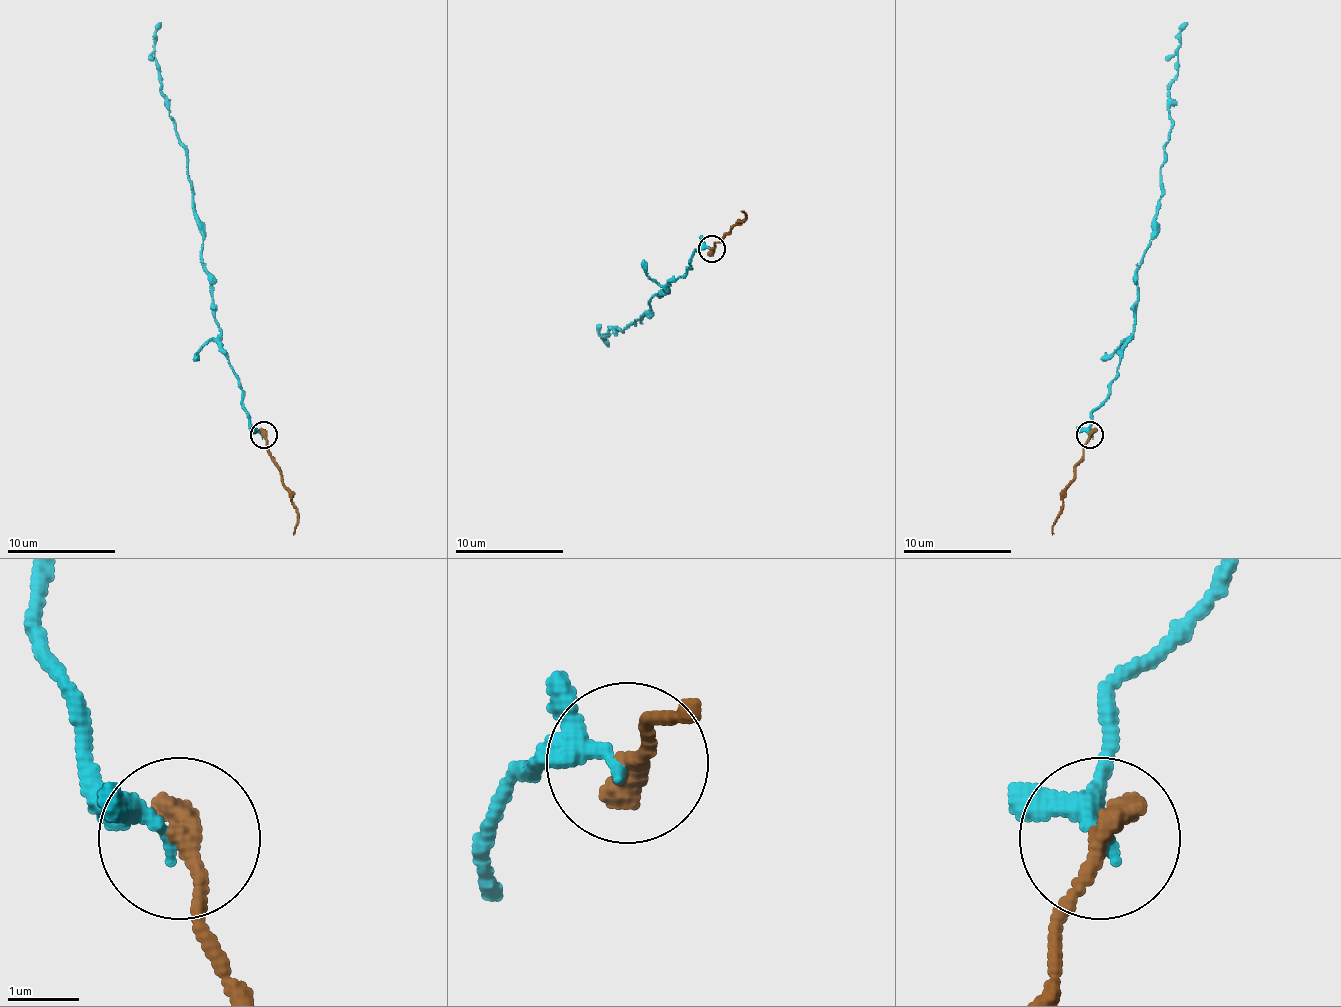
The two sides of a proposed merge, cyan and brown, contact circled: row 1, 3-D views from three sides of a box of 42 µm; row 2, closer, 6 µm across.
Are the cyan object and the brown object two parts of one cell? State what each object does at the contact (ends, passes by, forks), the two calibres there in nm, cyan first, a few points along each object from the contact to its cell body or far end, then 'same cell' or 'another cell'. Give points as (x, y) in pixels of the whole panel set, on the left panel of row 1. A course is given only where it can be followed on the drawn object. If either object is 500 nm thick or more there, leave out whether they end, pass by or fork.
cyan passes by | brown ends | 220/360 nm | cyan via (261, 435), (251, 424), (215, 322), (186, 146), (161, 92), (153, 54), (161, 22) | brown via (264, 435), (269, 457), (296, 511), (294, 535) | same cell

